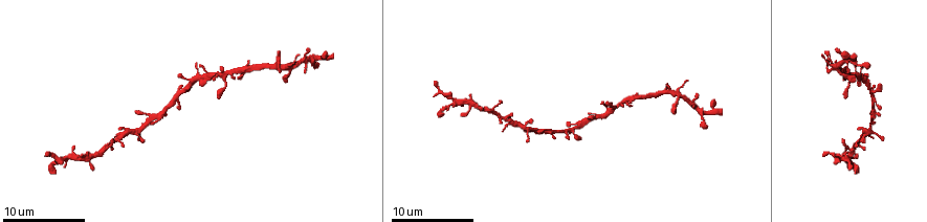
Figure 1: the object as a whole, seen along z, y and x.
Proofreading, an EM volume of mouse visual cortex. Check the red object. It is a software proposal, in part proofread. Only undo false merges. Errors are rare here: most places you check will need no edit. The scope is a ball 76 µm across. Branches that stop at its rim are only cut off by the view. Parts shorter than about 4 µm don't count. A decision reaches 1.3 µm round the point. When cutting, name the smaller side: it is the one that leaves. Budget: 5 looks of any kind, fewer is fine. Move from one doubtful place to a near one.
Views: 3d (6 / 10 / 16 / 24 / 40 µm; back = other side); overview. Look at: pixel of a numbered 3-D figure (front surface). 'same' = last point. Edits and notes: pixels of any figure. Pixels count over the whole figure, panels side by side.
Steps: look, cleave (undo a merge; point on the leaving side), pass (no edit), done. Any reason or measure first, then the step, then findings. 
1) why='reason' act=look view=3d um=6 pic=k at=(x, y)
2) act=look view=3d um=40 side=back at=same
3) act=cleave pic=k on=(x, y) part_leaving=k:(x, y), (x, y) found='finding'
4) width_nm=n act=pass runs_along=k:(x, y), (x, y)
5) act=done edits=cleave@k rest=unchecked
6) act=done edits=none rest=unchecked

why='three arms meet' act=look view=3d um=10 pic=1 at=(512, 123)

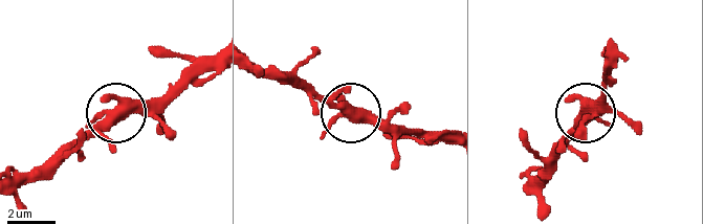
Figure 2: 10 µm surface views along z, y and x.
act=pass found='one cell here'

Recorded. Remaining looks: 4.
why='three arms meet' act=look view=3d um=10 pic=1 at=(184, 90)

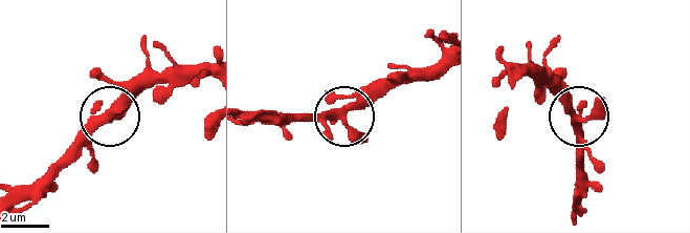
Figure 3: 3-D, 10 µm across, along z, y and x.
side_arm_um=23 act=pass runs_along=3:(340, 113), (298, 113) found='all the same cell'

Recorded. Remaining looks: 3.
why='small branch off a trunk' act=look view=3d um=6 pic=1 at=(226, 77)

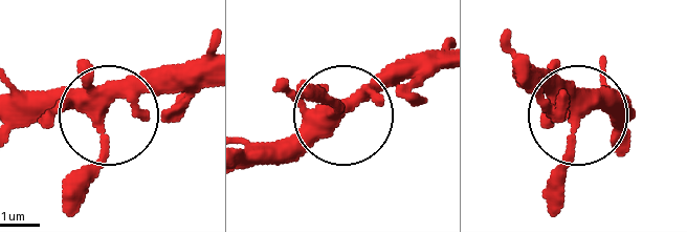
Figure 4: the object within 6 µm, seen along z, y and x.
act=look view=3d um=6 side=back pic=4 at=(573, 104)

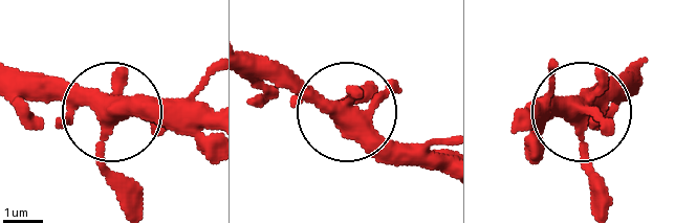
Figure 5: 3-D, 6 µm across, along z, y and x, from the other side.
width_nm=370 act=pass found='one cell here'

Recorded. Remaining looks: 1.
act=done edits=none rest=unchecked

